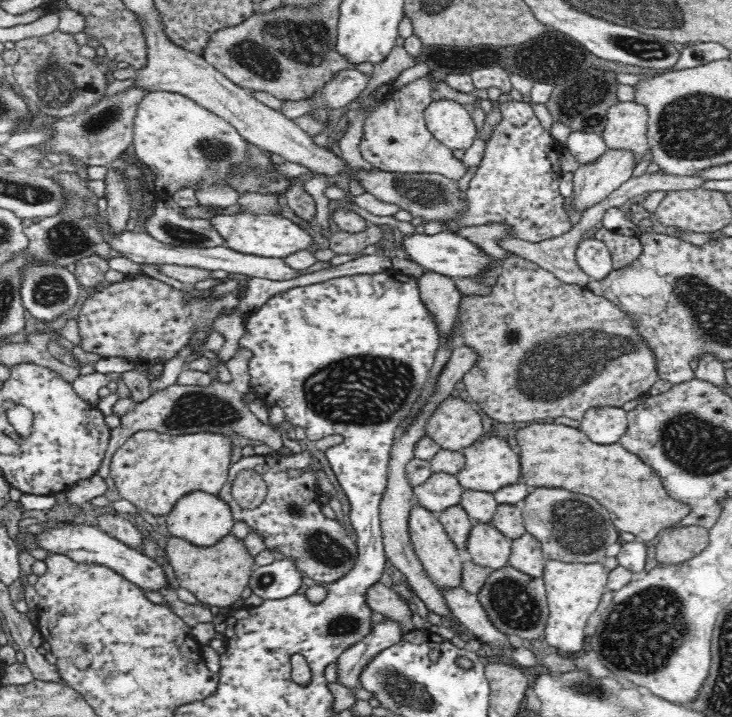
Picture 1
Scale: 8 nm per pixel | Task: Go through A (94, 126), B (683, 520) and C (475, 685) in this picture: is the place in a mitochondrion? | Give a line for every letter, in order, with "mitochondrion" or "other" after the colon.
A: mitochondrion
B: other
C: other

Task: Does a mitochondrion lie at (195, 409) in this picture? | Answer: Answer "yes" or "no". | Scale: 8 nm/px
yes

